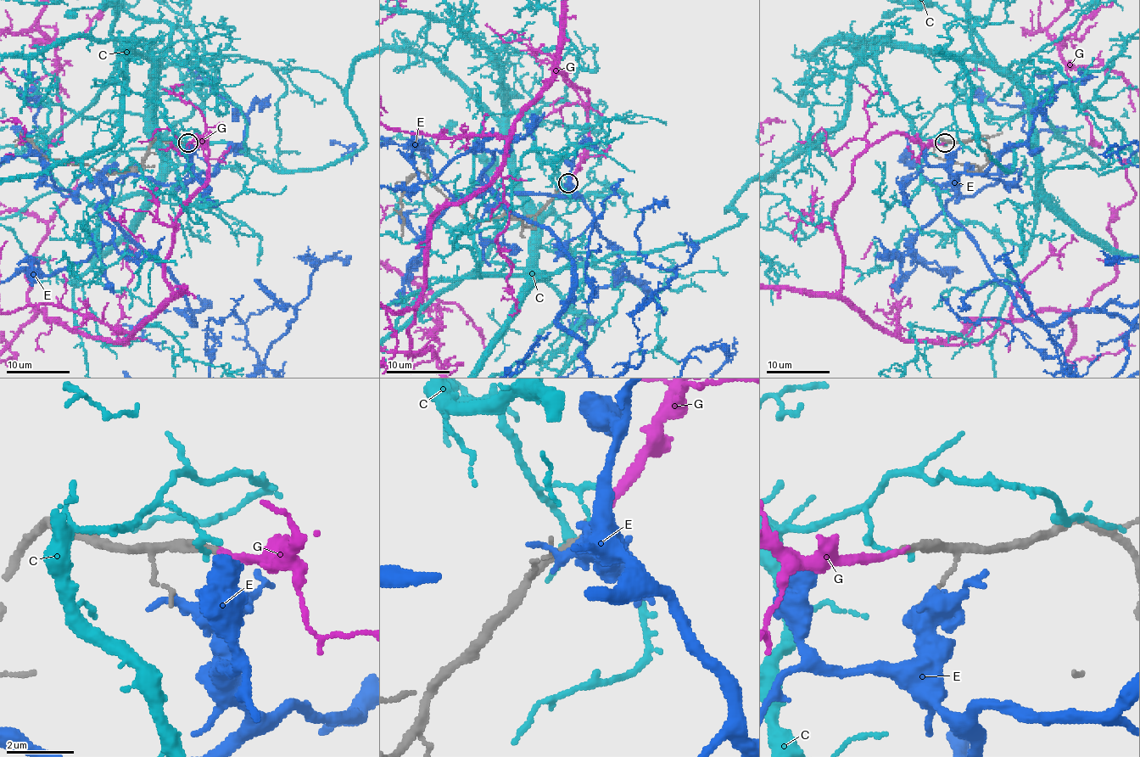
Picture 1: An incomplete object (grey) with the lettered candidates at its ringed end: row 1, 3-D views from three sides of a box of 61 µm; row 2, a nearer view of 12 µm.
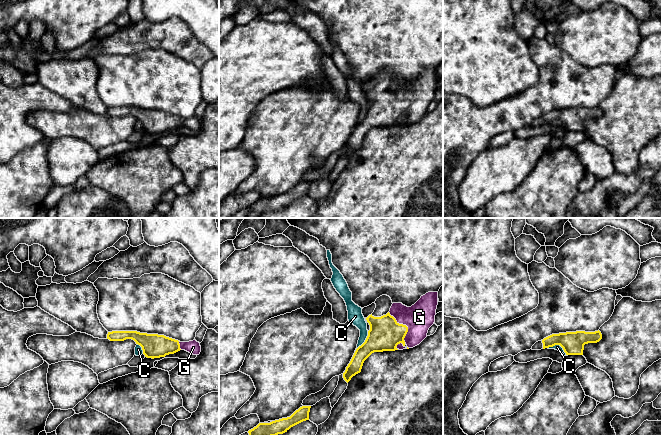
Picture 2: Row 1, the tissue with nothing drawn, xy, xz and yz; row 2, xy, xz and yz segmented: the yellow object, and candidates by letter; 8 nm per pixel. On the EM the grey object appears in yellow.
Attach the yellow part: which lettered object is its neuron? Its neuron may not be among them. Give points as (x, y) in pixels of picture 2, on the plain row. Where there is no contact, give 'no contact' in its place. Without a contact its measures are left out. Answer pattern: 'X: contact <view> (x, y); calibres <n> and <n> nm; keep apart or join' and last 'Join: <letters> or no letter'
C: contact yz (559, 120); calibres 180 and 50 nm; keep apart
E: no contact; keep apart
G: contact xz (405, 101); calibres 260 and 220 nm; join
Join: G

